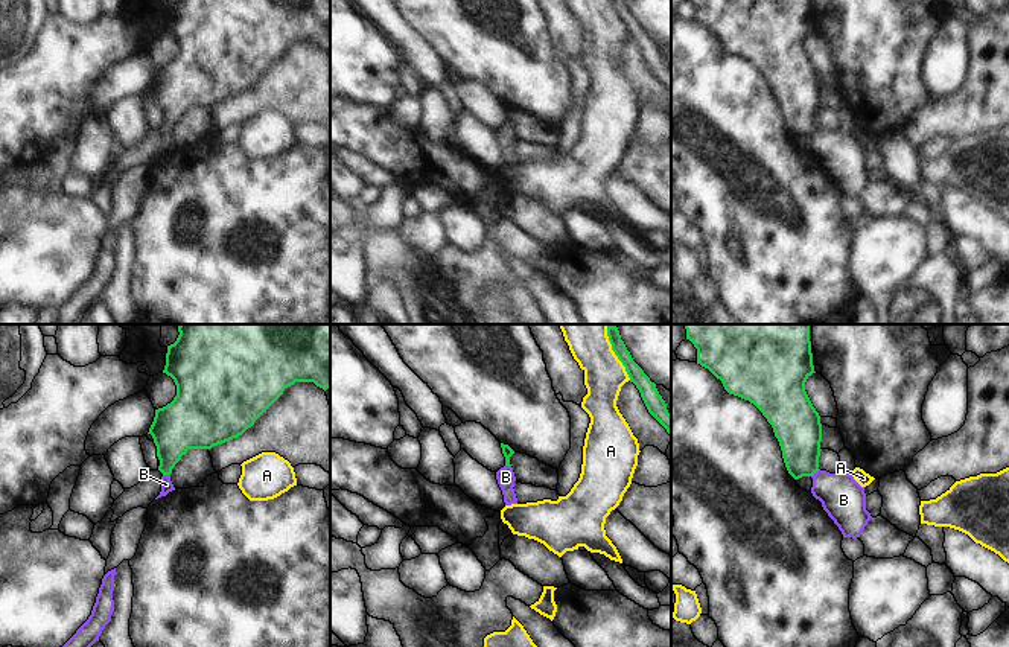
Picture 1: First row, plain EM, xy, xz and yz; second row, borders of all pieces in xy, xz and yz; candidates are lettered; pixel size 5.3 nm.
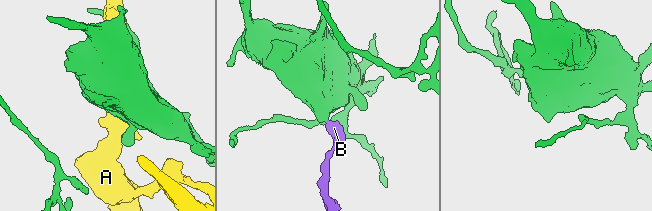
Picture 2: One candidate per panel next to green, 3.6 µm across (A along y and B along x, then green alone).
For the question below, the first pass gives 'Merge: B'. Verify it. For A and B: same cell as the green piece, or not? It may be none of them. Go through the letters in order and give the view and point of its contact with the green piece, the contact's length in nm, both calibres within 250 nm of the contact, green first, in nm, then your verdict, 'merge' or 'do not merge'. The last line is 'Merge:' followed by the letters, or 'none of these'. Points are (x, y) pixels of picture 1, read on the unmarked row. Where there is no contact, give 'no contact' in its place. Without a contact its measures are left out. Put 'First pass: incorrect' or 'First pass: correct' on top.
First pass: correct
A: contact xz (620, 19); length 240 nm; calibres 90 and 220 nm; do not merge
B: contact yz (814, 131); length 60 nm; calibres 240 and 220 nm; merge
Merge: B

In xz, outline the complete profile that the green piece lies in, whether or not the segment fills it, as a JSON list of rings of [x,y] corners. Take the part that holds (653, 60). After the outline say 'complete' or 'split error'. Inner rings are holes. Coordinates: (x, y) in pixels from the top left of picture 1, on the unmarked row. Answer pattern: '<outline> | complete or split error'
[[[610,0],[612,9],[625,26],[630,41],[636,44],[648,72],[667,88],[671,94],[671,73],[667,62],[659,53],[656,43],[644,32],[644,29],[633,20],[624,0]]] | complete

